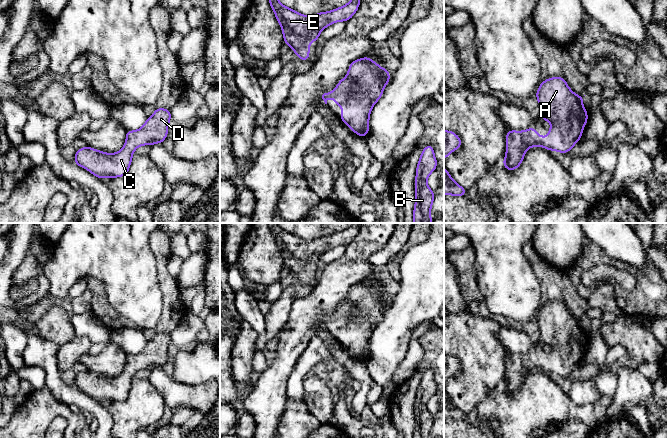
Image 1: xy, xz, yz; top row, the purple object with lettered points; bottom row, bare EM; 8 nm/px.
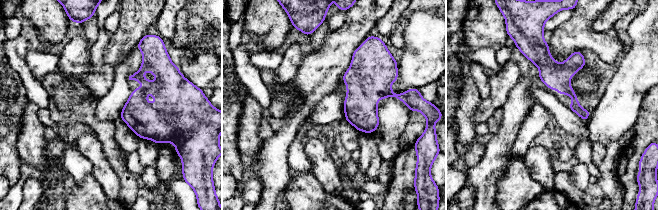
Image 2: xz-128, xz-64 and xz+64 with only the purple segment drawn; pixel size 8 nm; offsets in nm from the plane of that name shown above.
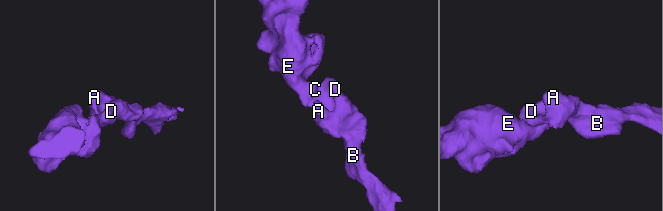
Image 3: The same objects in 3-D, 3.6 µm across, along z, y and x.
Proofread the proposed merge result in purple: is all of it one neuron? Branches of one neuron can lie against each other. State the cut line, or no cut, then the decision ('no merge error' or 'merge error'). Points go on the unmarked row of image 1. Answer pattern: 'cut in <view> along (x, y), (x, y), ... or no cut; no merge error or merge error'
no cut; no merge error

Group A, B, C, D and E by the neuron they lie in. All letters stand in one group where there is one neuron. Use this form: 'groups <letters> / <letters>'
groups A B C D E

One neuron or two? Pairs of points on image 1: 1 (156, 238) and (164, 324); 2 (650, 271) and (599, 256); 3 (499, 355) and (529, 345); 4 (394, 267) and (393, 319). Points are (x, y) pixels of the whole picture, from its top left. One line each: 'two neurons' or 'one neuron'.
1: one neuron
2: one neuron
3: two neurons
4: two neurons

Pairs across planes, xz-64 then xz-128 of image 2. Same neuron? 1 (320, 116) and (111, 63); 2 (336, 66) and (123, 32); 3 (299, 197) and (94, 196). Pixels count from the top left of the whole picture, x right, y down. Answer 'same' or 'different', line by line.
1: different
2: same
3: same

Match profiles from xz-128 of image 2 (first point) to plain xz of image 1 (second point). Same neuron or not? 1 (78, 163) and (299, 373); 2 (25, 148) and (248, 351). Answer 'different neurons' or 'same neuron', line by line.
1: same neuron
2: same neuron

